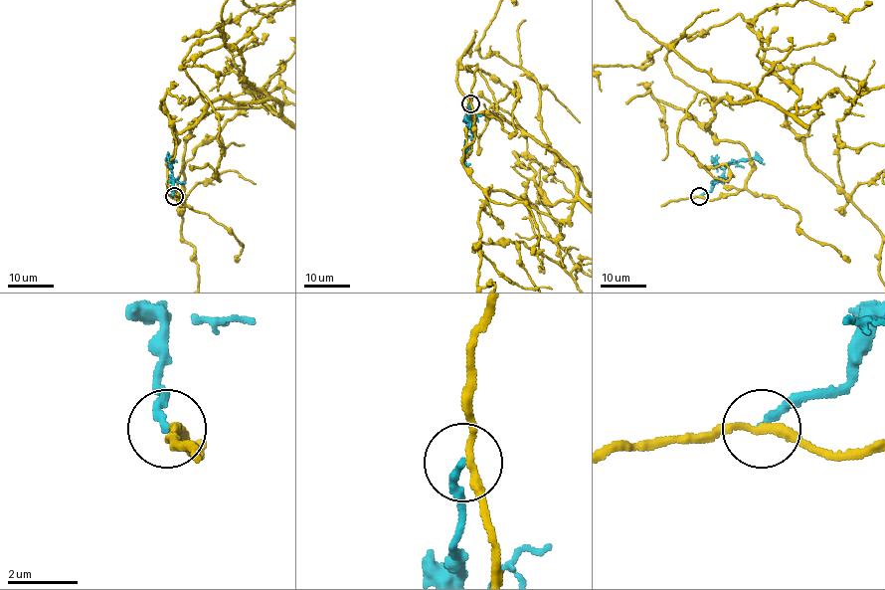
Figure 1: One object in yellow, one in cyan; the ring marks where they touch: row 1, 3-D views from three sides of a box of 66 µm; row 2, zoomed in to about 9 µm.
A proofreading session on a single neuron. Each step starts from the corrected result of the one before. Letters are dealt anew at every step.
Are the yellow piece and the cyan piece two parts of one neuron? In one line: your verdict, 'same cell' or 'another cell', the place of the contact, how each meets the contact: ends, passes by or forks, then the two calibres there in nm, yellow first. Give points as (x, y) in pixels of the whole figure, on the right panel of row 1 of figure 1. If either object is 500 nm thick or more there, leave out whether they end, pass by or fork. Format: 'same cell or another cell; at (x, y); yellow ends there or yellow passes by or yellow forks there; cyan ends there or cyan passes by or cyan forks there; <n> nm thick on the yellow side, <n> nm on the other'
another cell; at (699, 196); yellow passes by; cyan ends there; 240 nm thick on the yellow side, 240 nm on the other

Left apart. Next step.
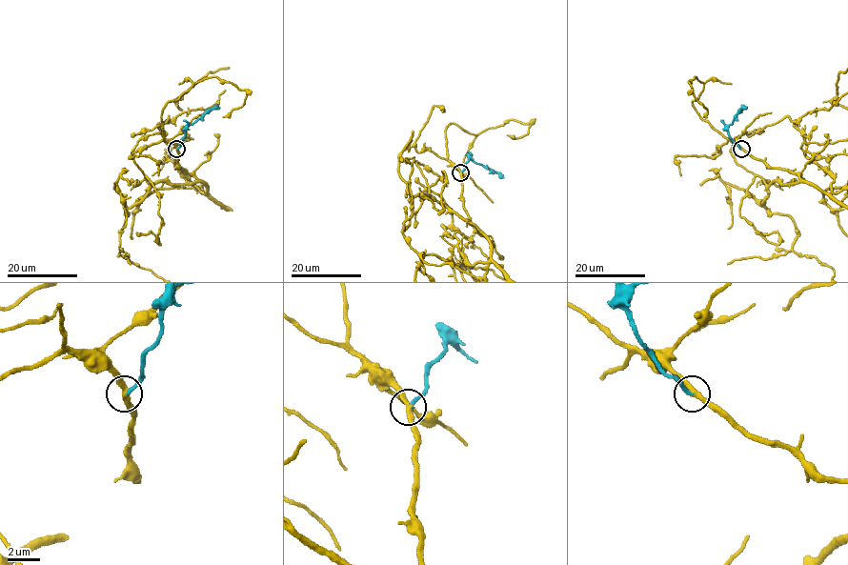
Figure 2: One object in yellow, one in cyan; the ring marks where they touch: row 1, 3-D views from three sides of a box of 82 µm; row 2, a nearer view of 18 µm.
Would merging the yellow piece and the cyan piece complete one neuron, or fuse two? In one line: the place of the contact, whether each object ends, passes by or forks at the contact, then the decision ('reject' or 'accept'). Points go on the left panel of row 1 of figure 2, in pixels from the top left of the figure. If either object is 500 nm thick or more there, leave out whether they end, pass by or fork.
at (176, 149); yellow passes by; cyan ends there; accept

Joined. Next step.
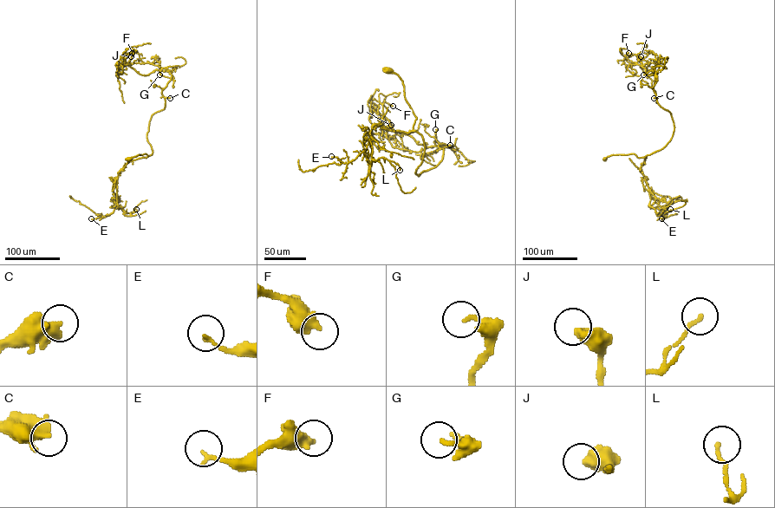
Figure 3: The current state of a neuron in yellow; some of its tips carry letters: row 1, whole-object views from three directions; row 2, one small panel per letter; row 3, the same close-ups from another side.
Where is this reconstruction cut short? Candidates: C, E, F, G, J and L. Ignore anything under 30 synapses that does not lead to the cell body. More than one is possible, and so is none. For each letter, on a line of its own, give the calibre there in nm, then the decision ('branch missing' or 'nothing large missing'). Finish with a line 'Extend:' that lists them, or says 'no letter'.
C: 320 nm | nothing large missing
E: 140 nm | nothing large missing
F: 500 nm | nothing large missing
G: 160 nm | nothing large missing
J: 500 nm | nothing large missing
L: 150 nm | nothing large missing
Extend: no letter

